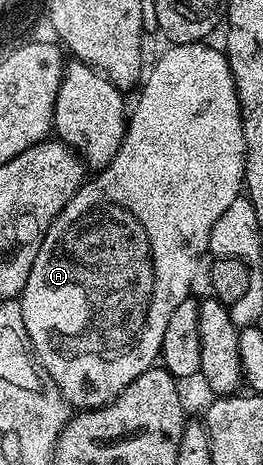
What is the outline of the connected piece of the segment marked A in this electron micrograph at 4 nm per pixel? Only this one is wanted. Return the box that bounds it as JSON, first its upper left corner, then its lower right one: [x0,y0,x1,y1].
[18,41,247,410]

